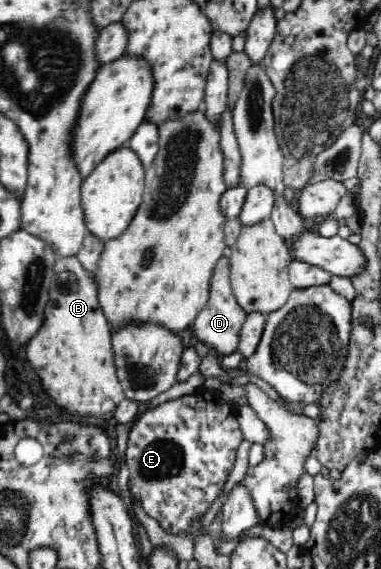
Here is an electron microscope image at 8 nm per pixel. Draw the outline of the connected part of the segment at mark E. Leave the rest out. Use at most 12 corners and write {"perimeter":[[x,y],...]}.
{"perimeter":[[221,393],[134,420],[131,489],[165,532],[221,494],[244,440]]}

